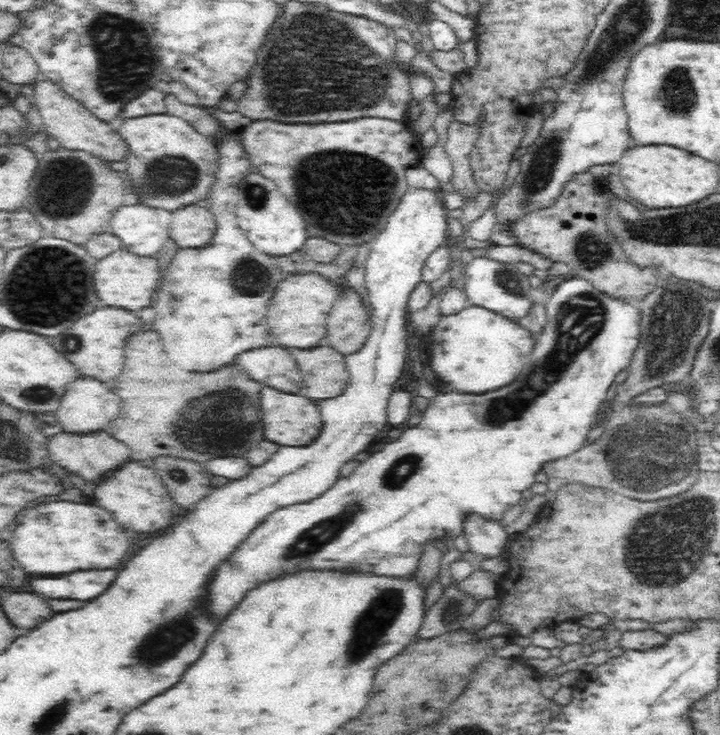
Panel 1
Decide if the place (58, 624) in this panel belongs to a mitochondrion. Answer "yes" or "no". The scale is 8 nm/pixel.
no

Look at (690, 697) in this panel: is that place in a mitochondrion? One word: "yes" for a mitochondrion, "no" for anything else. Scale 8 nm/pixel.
no

